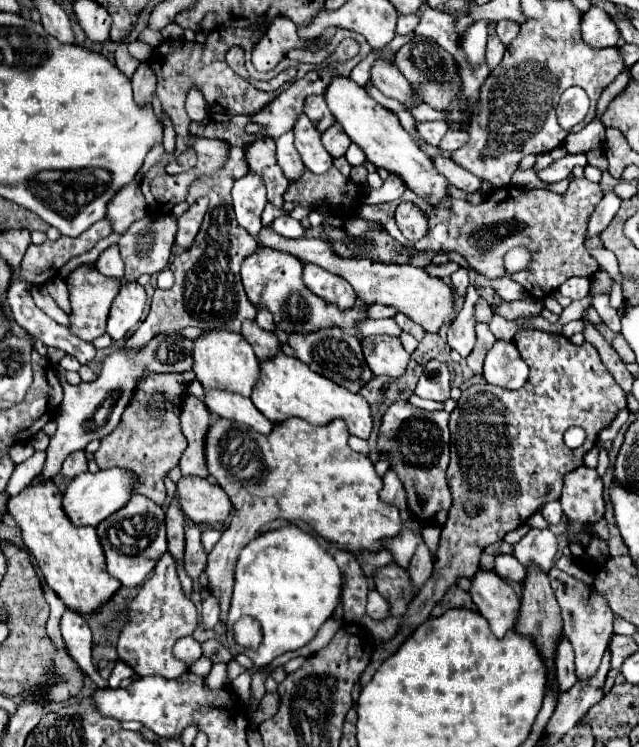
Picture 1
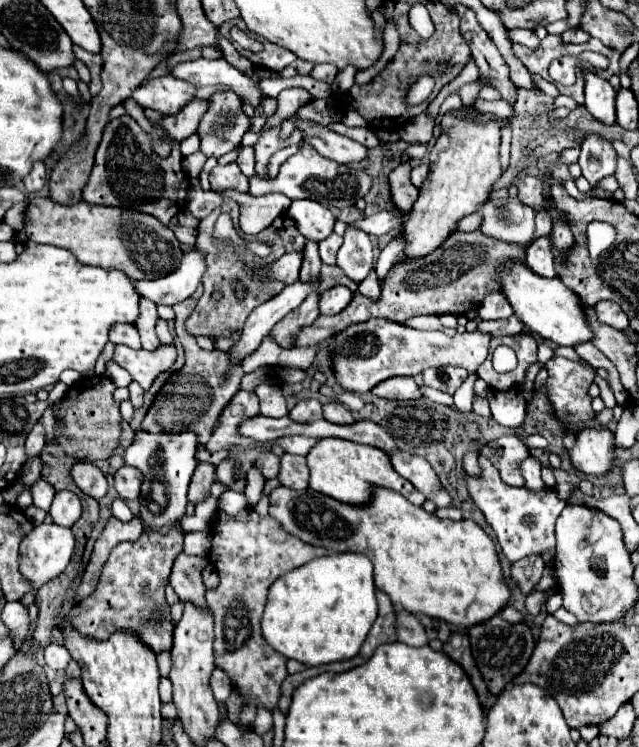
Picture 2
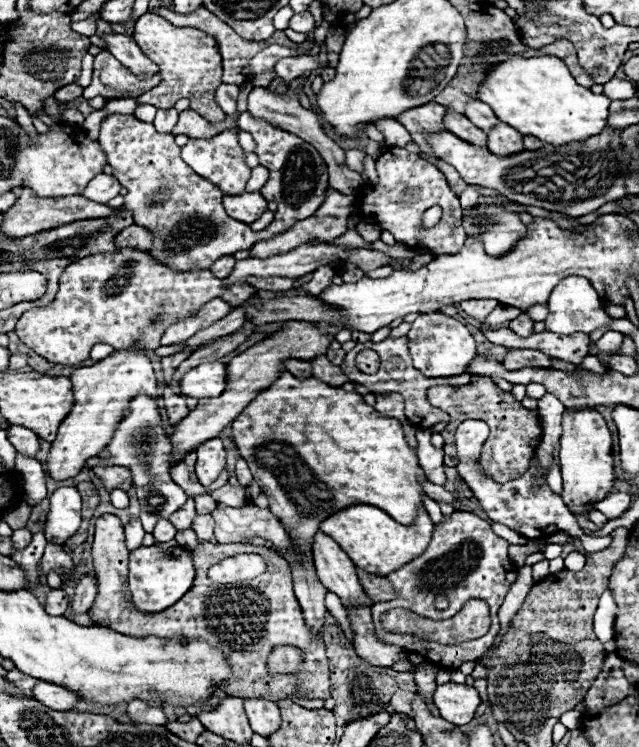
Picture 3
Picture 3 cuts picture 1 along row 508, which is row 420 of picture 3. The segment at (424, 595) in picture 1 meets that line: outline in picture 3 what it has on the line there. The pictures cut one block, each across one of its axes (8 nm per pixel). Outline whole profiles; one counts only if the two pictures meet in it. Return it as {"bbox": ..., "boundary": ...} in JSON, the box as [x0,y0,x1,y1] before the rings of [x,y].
{"bbox":[428,376,542,482],"boundary":[[[480,376],[478,382],[472,382],[462,388],[436,386],[434,390],[430,390],[428,400],[432,406],[450,414],[450,422],[442,430],[446,466],[458,466],[456,440],[454,440],[456,426],[460,426],[460,422],[464,422],[468,418],[476,418],[476,420],[484,420],[490,426],[490,436],[486,440],[486,444],[482,448],[482,456],[480,456],[480,464],[482,464],[484,472],[488,476],[492,476],[496,482],[508,482],[508,480],[522,476],[528,470],[530,460],[542,438],[542,422],[536,412],[526,410],[520,402],[514,400],[514,396],[510,392],[500,390],[490,378]]]}

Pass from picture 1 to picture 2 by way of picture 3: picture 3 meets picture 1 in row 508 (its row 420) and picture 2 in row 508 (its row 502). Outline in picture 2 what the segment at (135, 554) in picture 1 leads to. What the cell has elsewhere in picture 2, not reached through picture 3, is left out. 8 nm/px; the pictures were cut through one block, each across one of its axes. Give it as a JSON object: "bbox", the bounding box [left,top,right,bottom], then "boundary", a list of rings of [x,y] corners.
{"bbox":[125,430,198,528],"boundary":[[[136,430],[134,444],[126,450],[125,465],[134,466],[142,472],[142,492],[140,492],[140,516],[150,528],[166,528],[184,516],[186,492],[190,478],[198,466],[196,458],[198,438],[192,430],[182,430],[178,434],[148,434]]]}

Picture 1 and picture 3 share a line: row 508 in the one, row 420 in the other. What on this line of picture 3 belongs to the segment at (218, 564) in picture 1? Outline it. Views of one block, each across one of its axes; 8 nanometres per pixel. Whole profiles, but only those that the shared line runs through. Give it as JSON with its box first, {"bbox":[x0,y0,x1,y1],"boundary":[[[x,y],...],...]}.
{"bbox":[232,372,426,556],"boundary":[[[282,372],[282,376],[268,390],[260,392],[232,422],[232,434],[254,480],[268,494],[270,510],[290,532],[294,550],[306,556],[310,552],[308,542],[320,528],[318,524],[348,506],[376,506],[400,524],[416,522],[418,510],[424,508],[424,490],[420,482],[426,480],[426,476],[418,466],[416,452],[406,442],[402,424],[396,418],[380,418],[380,412],[368,406],[358,392],[332,388],[318,378],[298,380],[290,372]]]}

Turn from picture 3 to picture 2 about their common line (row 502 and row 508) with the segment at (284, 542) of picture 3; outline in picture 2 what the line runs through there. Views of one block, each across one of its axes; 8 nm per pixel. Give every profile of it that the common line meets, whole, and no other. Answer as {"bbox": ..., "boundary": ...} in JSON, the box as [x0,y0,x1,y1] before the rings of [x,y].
{"bbox":[206,508,328,722],"boundary":[[[246,508],[236,516],[228,516],[226,512],[218,510],[210,534],[212,550],[208,558],[220,578],[218,588],[206,592],[206,602],[216,624],[216,666],[222,668],[230,676],[232,684],[238,686],[238,690],[246,696],[248,710],[244,710],[244,722],[254,722],[256,704],[264,704],[268,710],[272,710],[280,698],[280,684],[288,676],[288,658],[272,650],[260,630],[268,588],[286,572],[314,558],[326,556],[328,552],[288,534],[272,516],[260,518],[254,508]]]}

